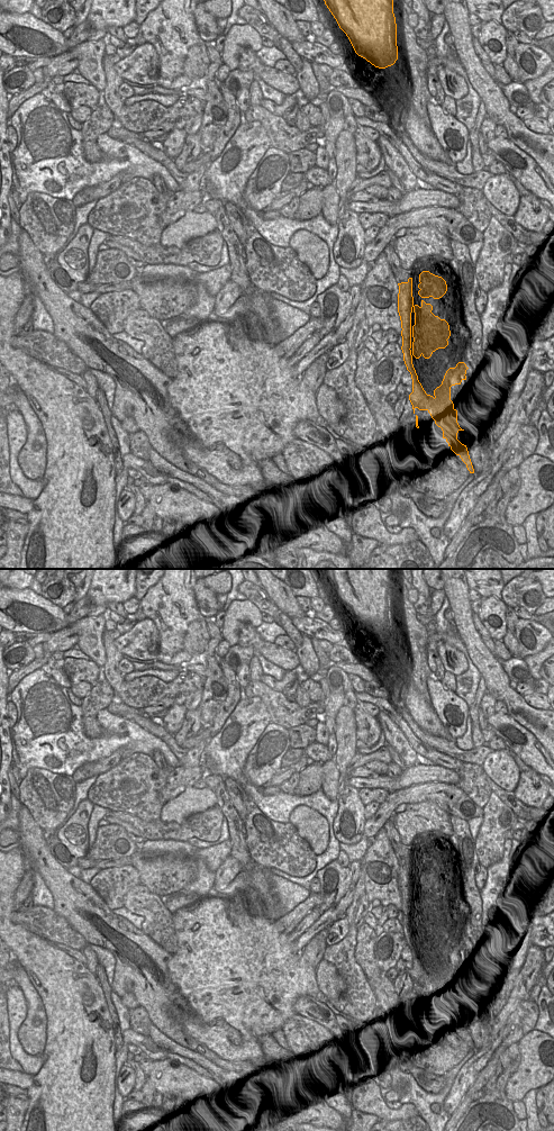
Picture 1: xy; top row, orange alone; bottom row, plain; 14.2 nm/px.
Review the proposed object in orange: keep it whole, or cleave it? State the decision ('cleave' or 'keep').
keep

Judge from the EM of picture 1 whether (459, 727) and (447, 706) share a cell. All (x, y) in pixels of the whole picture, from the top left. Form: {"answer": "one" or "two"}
{"answer": "one"}

